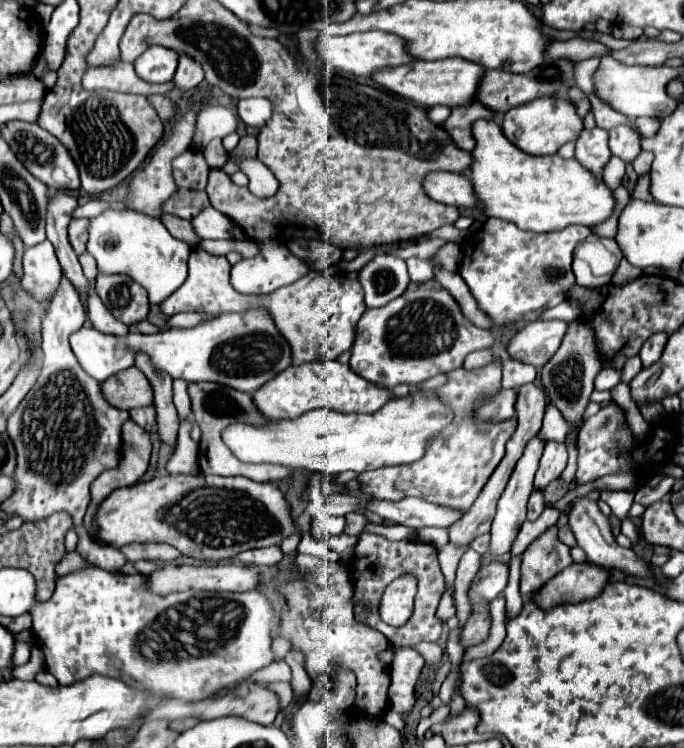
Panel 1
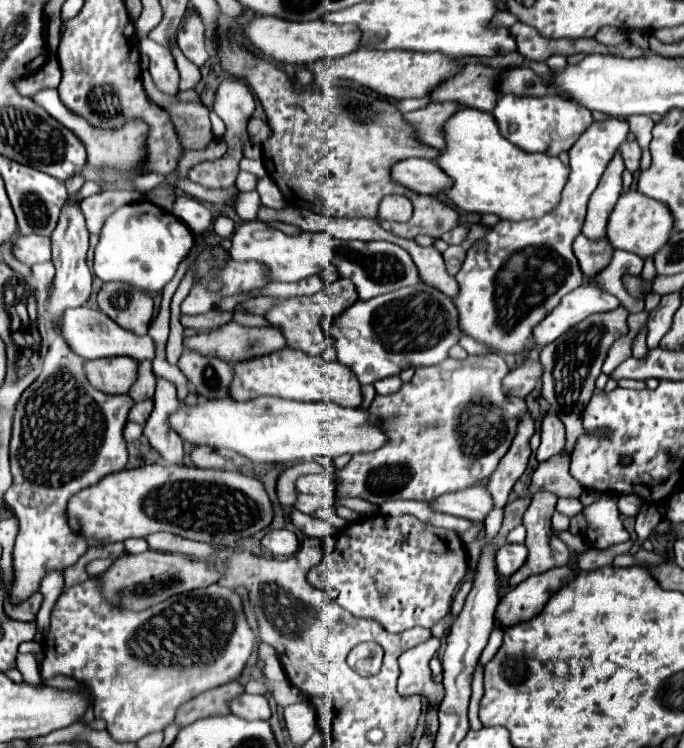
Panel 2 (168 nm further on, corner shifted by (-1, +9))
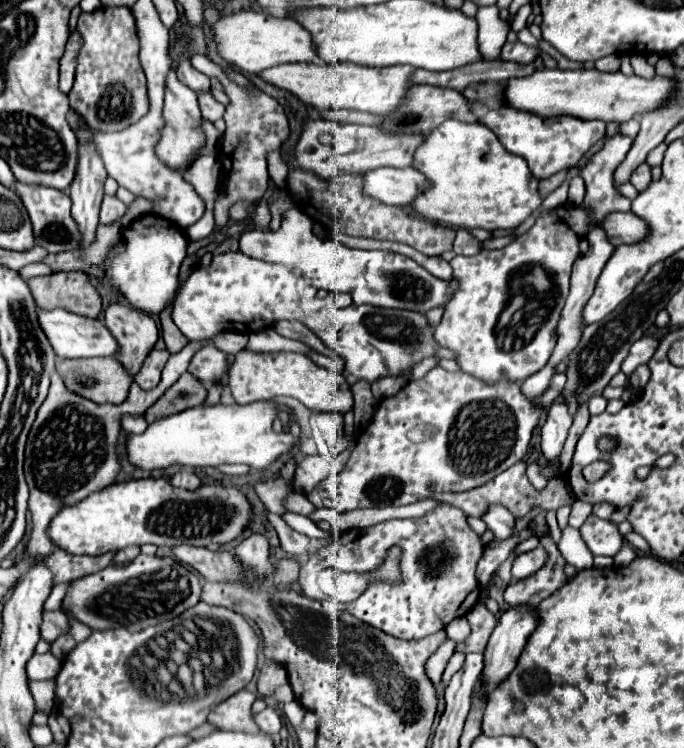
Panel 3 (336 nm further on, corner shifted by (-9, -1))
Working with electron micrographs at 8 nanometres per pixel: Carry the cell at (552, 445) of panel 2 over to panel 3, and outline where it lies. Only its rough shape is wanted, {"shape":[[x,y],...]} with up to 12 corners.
{"shape":[[552,402],[542,426],[542,454],[558,460],[572,414]]}

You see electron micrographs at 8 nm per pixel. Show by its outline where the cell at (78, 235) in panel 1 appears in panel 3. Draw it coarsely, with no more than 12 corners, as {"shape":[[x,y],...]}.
{"shape":[[104,196],[100,224],[118,222],[126,204],[114,196]]}

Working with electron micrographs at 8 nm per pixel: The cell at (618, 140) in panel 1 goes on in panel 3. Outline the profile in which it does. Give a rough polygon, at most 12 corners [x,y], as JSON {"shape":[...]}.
{"shape":[[646,162],[632,172],[630,184],[638,192],[648,188],[652,176]]}

